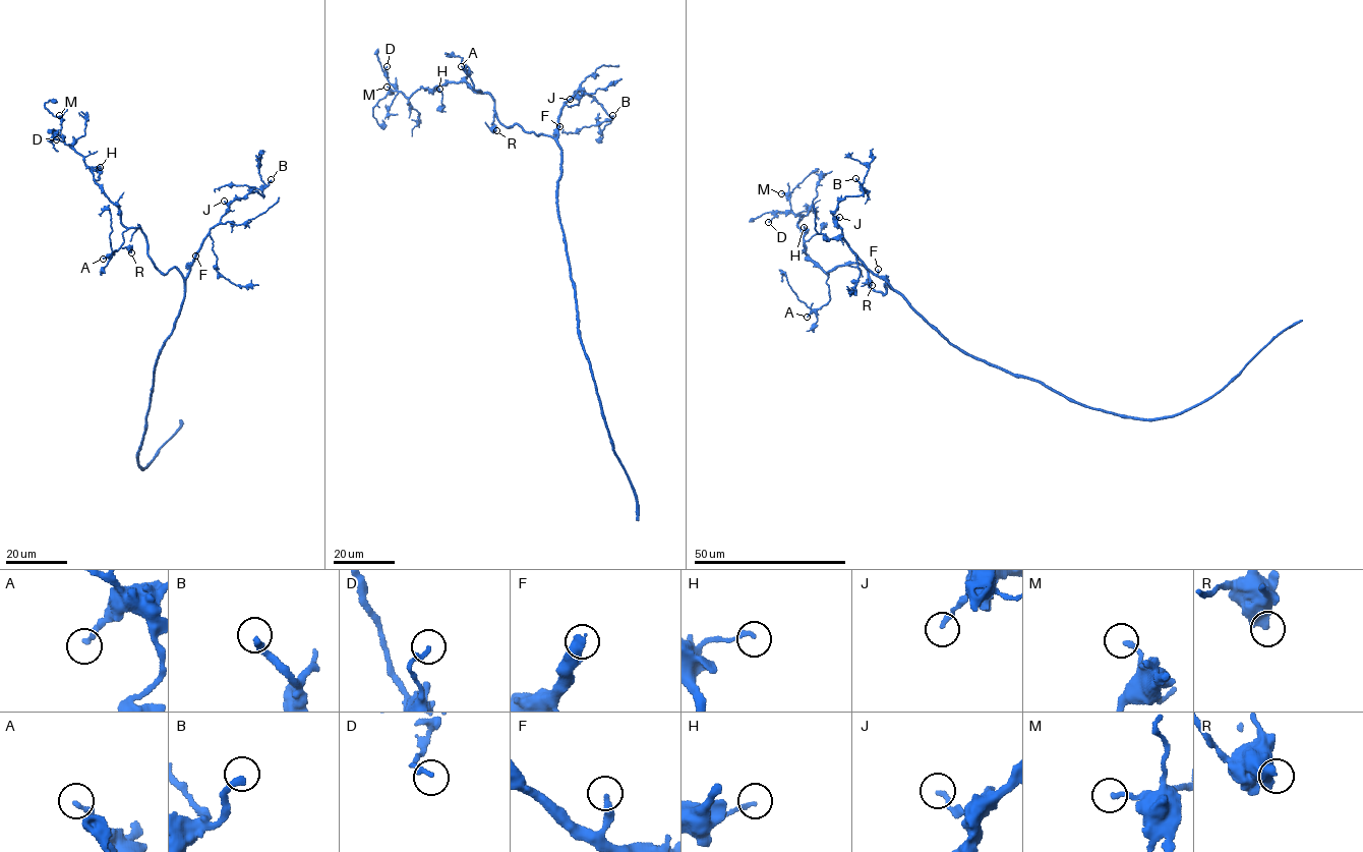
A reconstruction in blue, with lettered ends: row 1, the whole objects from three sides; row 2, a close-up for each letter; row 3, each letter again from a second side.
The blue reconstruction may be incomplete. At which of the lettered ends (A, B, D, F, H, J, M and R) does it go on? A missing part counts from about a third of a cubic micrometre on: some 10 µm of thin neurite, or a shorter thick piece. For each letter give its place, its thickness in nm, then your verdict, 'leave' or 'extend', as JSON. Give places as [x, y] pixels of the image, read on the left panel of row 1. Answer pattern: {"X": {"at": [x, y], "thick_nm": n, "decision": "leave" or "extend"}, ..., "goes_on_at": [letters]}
{"A": {"at": [103, 259], "thick_nm": 200, "decision": "leave"}, "B": {"at": [271, 179], "thick_nm": 320, "decision": "extend"}, "D": {"at": [56, 139], "thick_nm": 200, "decision": "leave"}, "F": {"at": [195, 256], "thick_nm": 360, "decision": "extend"}, "H": {"at": [100, 167], "thick_nm": 180, "decision": "leave"}, "J": {"at": [224, 201], "thick_nm": 200, "decision": "leave"}, "M": {"at": [59, 115], "thick_nm": 190, "decision": "leave"}, "R": {"at": [131, 252], "thick_nm": 550, "decision": "leave"}, "goes_on_at": ["B", "F"]}

